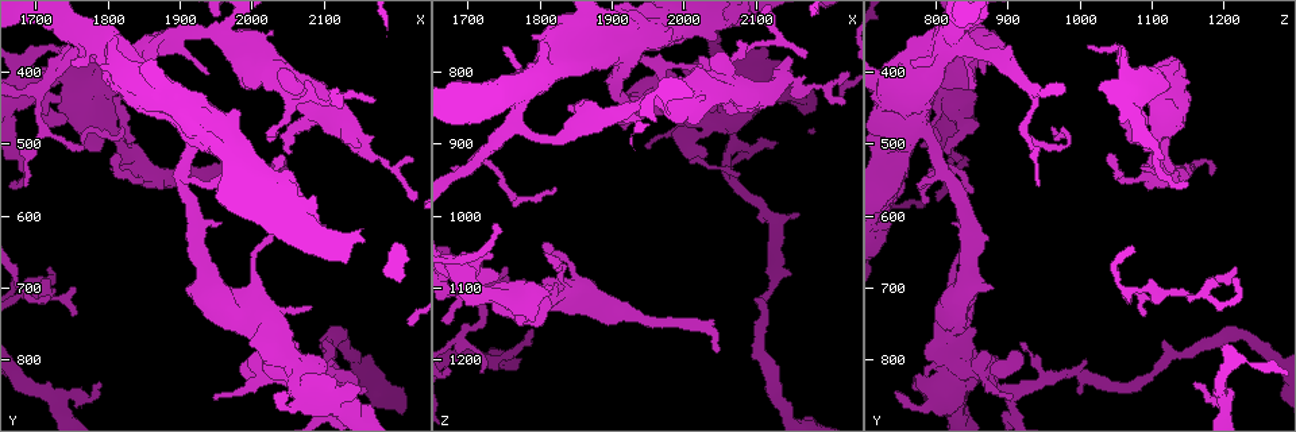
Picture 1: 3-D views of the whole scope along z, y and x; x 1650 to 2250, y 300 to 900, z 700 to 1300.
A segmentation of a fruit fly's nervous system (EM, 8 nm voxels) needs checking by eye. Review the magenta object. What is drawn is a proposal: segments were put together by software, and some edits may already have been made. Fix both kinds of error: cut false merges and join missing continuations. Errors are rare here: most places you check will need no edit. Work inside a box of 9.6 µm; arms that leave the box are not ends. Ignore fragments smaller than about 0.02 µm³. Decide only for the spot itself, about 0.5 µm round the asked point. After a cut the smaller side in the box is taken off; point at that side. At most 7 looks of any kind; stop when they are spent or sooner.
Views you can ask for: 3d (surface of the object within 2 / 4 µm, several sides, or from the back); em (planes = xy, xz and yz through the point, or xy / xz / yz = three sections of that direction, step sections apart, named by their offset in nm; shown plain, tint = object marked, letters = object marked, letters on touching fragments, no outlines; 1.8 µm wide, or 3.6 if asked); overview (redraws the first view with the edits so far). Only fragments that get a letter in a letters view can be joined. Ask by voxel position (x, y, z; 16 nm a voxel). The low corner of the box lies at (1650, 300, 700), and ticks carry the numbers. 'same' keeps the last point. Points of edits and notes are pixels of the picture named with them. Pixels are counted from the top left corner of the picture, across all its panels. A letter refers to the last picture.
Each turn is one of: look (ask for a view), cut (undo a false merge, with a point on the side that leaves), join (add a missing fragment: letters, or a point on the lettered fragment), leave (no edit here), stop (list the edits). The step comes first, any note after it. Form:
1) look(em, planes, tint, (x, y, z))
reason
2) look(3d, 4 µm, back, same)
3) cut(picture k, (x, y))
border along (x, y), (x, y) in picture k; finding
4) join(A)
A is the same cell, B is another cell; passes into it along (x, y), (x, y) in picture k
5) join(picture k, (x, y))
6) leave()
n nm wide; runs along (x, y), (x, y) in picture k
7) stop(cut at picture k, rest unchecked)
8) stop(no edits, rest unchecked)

look(em, 3.6 µm, xy, step 16, tint, (2040, 810, 840))
thick turns thin

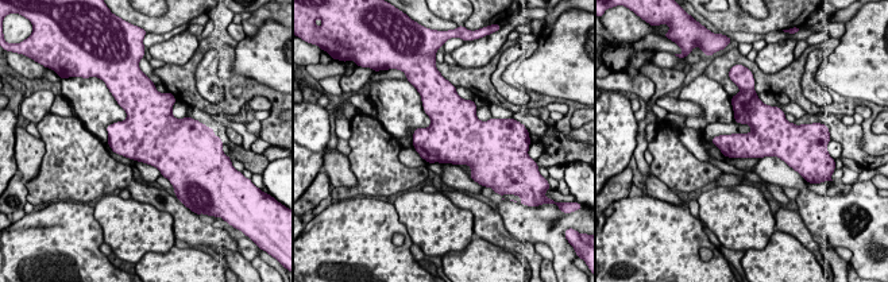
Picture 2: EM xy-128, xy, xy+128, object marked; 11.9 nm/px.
look(em, 3.6 µm, xy, step 16, letters, same)

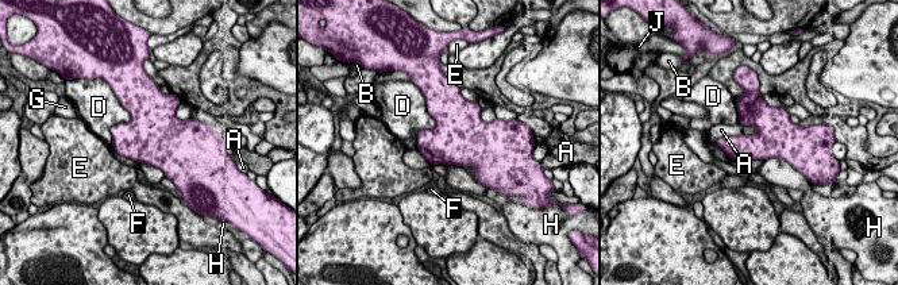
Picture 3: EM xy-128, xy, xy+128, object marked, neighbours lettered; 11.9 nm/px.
leave()
320 nm wide; A, B, D, E, F, G, H and J are other cells; all the same cell

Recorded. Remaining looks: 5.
look(em, planes, letters, (1710, 455, 1070))
sharp bend

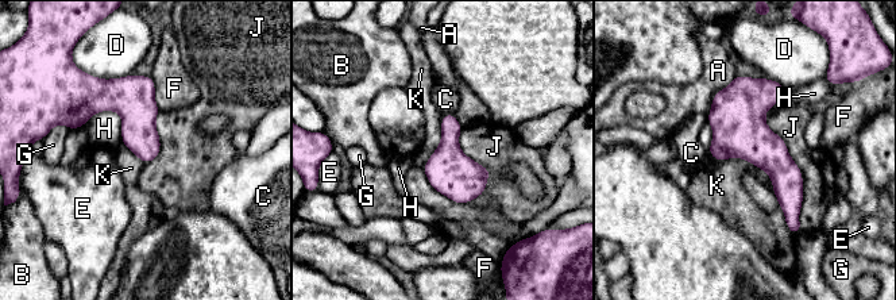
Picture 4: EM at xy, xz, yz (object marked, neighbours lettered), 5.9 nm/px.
leave()
220 nm wide; K touches over 480 nm; A, B, C, D, E, F, G, H, J and K are other cells; all the same cell

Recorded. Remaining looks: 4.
look(em, planes, letters, (2050, 455, 800))
thick turns thin

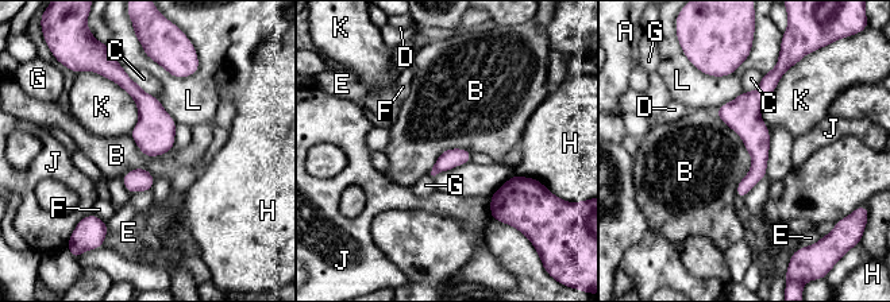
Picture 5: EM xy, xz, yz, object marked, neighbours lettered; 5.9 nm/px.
leave()
120 nm wide; A, B, C, D, E, F, G, H, J, K and L are other cells; border along (715, 112), (751, 159), (736, 197) in picture 5; one cell here

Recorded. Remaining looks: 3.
stop(no edits, rest unchecked)

